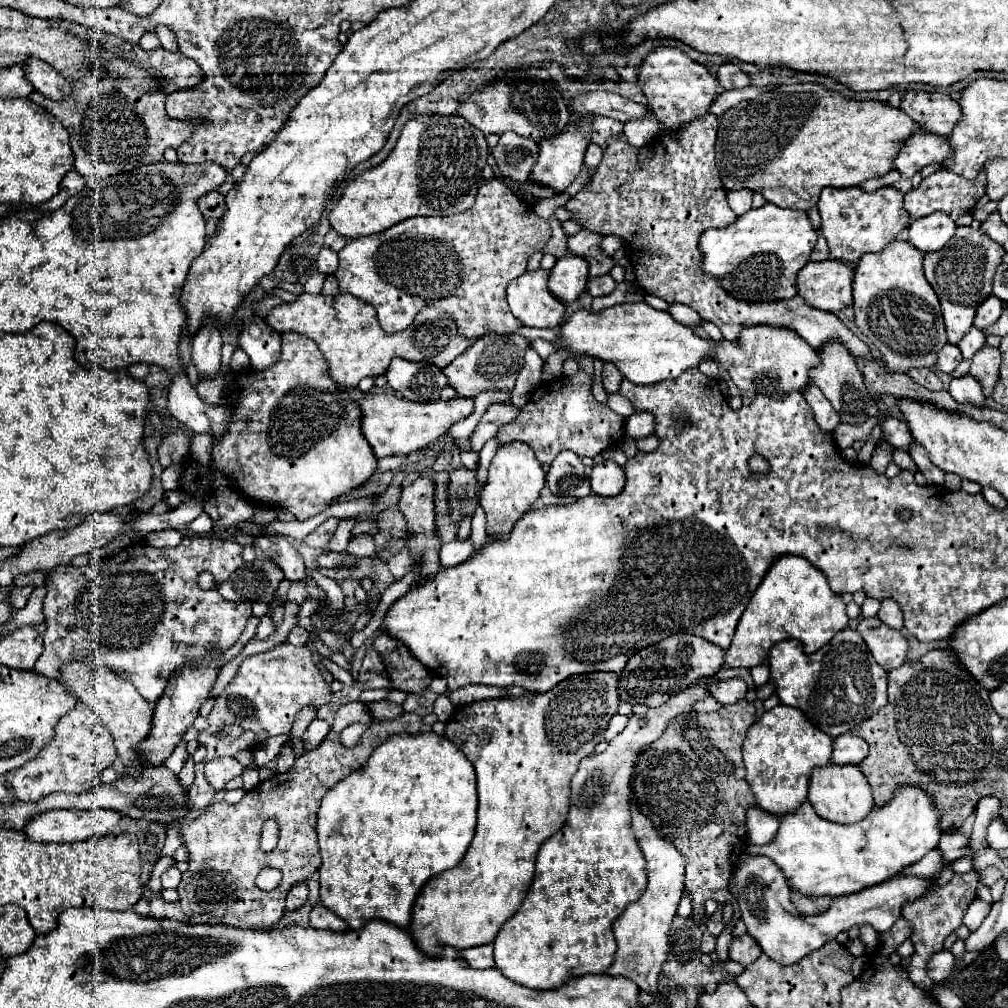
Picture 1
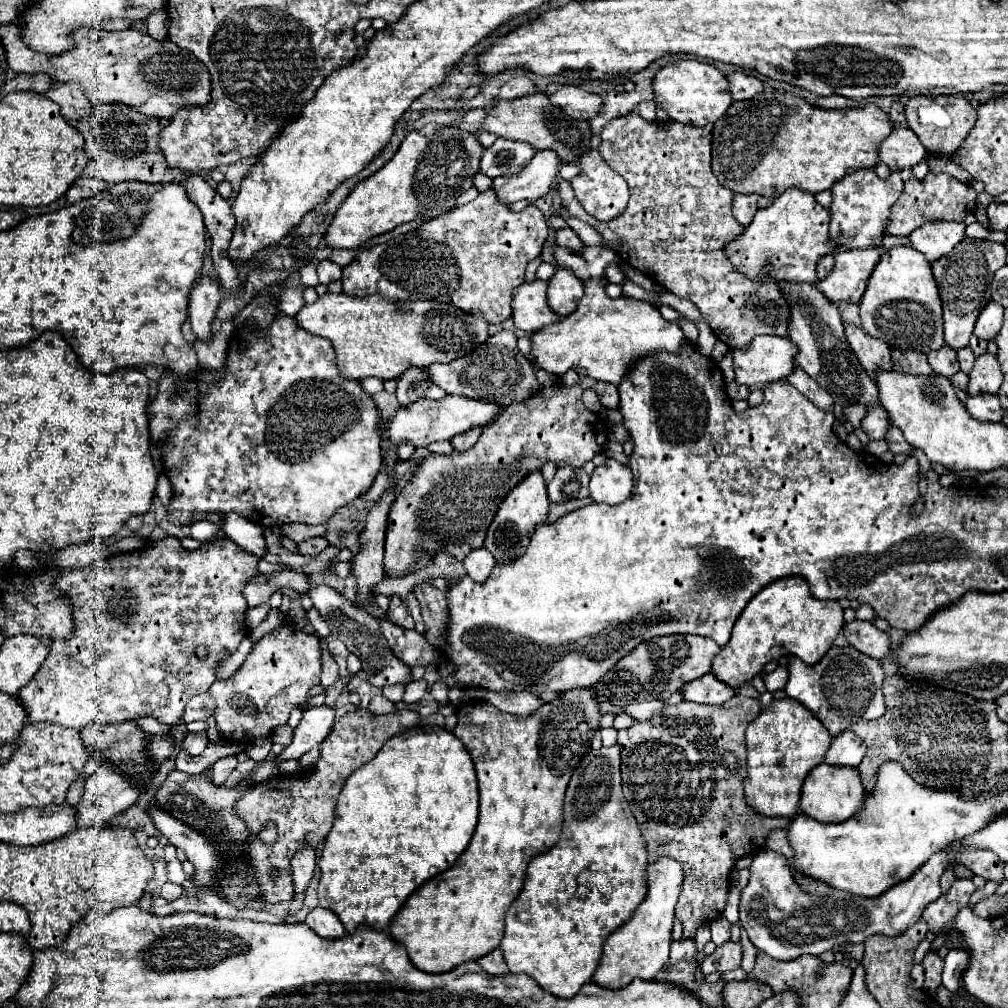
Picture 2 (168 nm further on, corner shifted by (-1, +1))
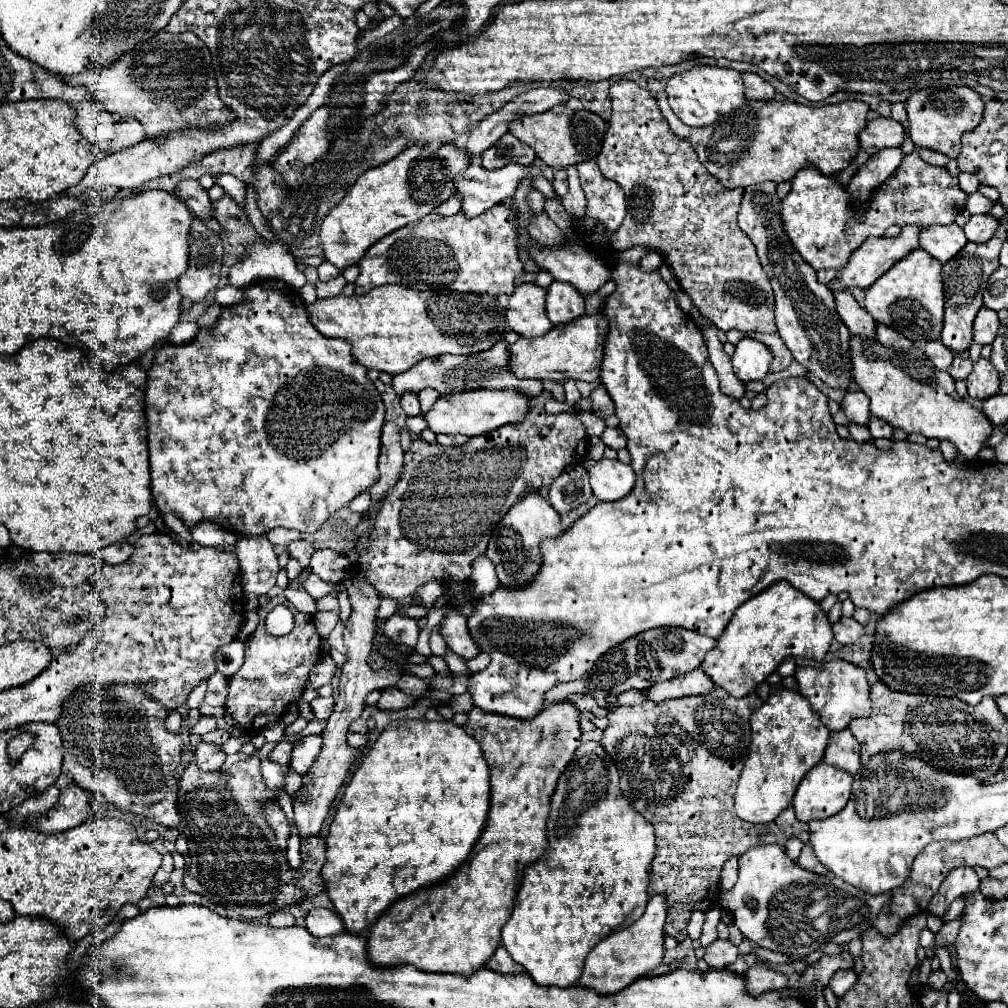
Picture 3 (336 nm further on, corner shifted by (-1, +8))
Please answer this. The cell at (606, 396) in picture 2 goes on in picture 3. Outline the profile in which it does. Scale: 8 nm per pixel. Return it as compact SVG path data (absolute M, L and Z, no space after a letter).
M598 386L594 392L592 392L592 410L600 416L600 418L608 418L610 414L614 414L614 402L608 398L608 392L604 390L604 386Z

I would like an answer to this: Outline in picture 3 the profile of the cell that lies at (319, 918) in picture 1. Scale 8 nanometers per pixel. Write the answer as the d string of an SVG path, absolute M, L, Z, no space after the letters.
M312 908L306 916L306 928L312 936L318 936L318 938L334 936L344 930L338 914L328 908Z

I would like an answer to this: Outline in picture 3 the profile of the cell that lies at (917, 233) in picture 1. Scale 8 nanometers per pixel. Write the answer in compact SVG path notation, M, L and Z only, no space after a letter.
M958 224L948 226L932 226L920 232L920 248L932 254L942 264L952 260L960 248L966 246L966 236Z

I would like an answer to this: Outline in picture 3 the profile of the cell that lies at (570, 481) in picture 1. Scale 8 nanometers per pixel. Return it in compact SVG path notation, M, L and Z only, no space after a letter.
M582 466L566 468L550 486L550 506L558 514L568 514L592 496L588 472Z

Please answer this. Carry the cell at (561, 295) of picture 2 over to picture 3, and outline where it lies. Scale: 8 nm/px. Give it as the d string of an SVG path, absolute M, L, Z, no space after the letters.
M554 280L546 294L546 314L554 326L572 322L584 314L584 296L572 284Z

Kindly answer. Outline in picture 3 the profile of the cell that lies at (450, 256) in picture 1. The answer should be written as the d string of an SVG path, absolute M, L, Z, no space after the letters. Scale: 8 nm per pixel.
M496 204L488 212L476 218L466 218L464 214L454 216L438 216L428 214L416 224L408 224L398 228L396 232L378 240L360 260L360 276L356 280L356 294L366 294L372 288L384 284L402 284L414 290L438 290L448 288L456 292L478 292L478 294L512 294L514 280L524 274L522 262L516 250L516 212L508 204Z

